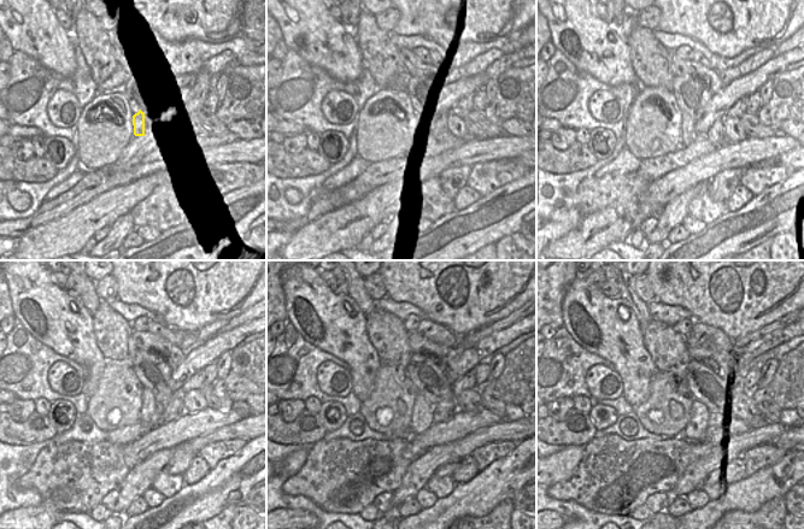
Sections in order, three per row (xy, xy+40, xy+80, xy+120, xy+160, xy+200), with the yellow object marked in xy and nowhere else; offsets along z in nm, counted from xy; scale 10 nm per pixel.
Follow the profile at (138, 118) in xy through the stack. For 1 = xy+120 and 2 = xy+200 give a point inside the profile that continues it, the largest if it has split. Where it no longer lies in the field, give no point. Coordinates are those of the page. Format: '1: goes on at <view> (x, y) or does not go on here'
1: goes on at xy+120 (150, 405)
2: goes on at xy+200 (697, 424)

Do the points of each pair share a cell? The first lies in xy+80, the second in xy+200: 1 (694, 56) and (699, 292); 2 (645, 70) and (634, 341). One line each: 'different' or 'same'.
1: different
2: different

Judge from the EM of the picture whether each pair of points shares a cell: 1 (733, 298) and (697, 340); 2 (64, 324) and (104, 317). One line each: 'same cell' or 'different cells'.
1: different cells
2: different cells

